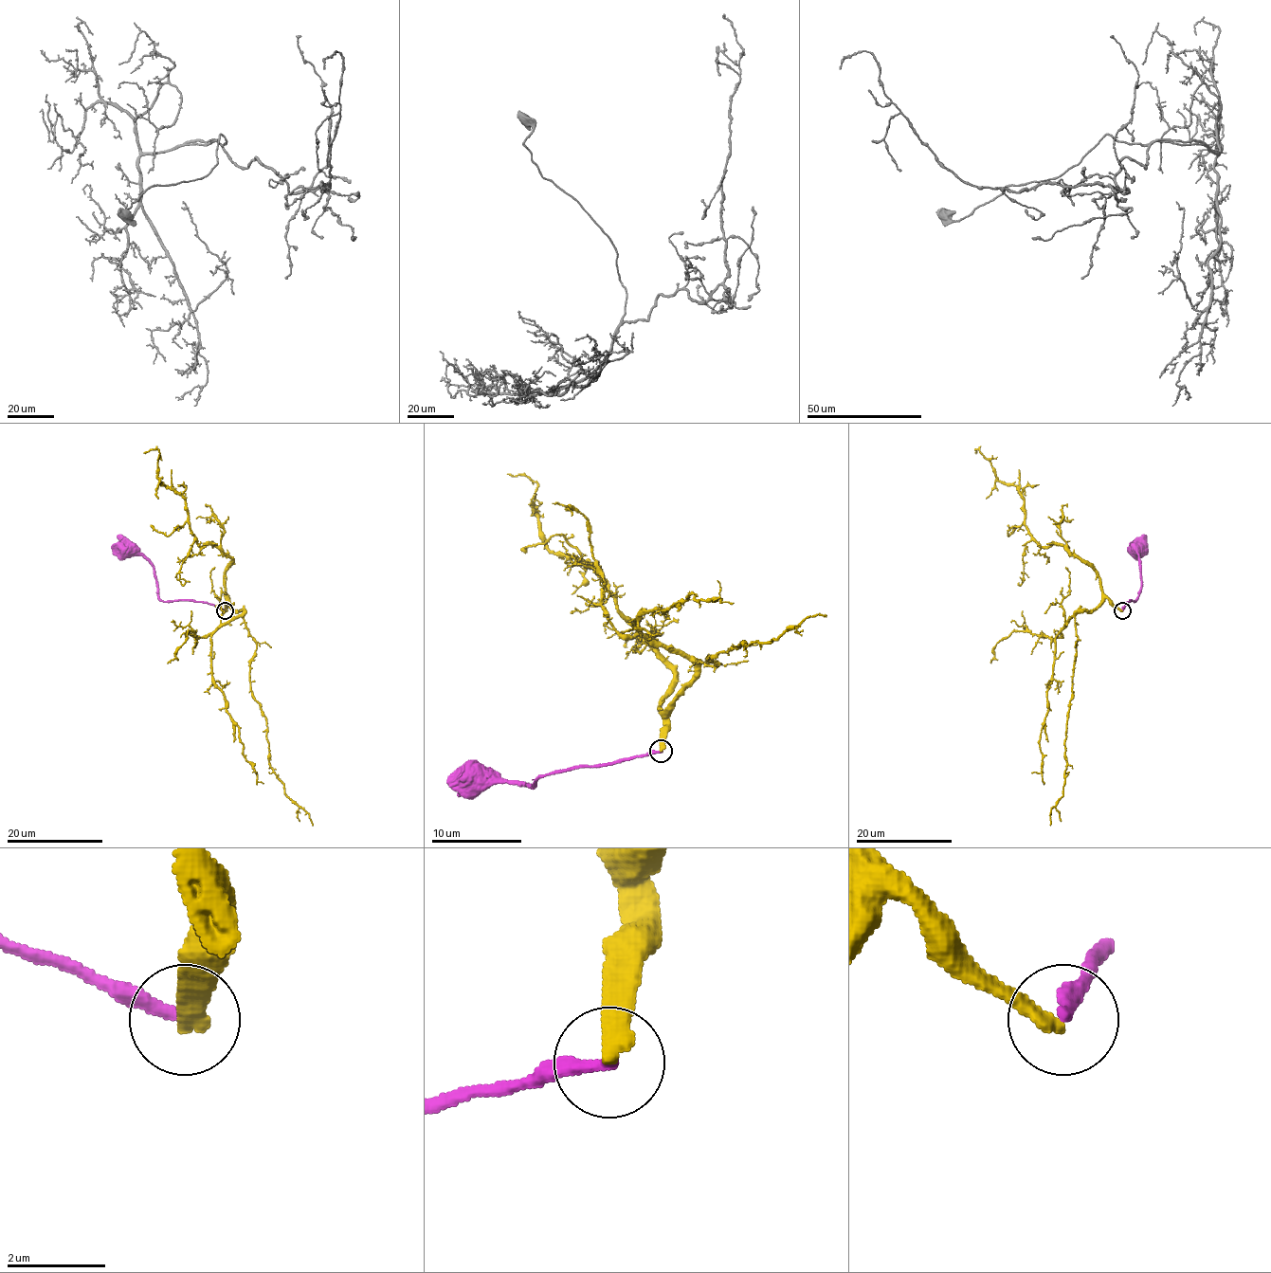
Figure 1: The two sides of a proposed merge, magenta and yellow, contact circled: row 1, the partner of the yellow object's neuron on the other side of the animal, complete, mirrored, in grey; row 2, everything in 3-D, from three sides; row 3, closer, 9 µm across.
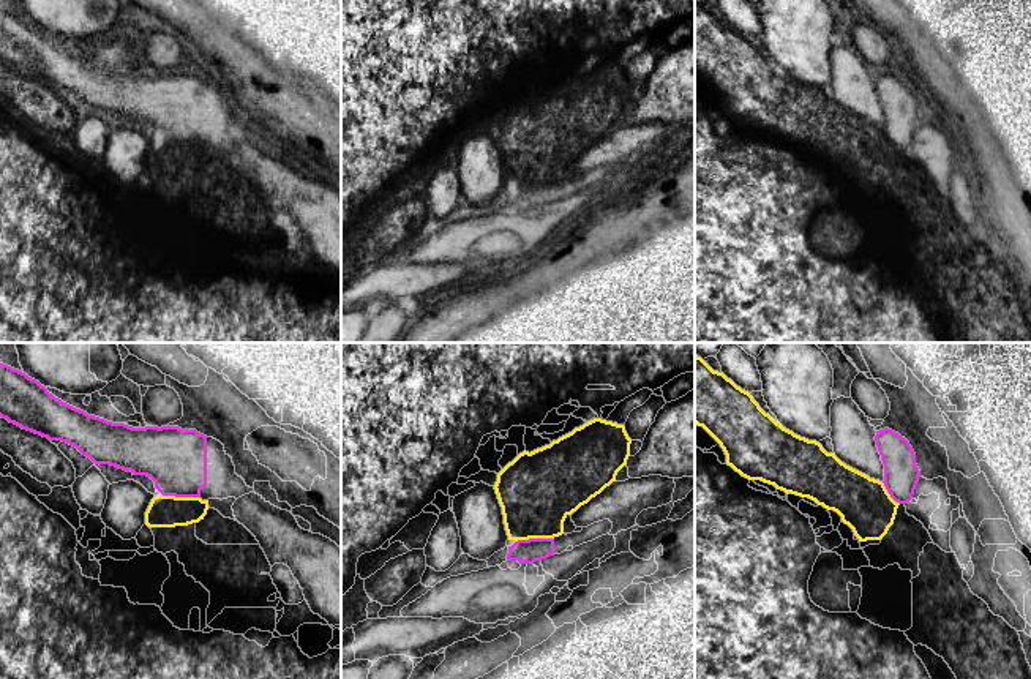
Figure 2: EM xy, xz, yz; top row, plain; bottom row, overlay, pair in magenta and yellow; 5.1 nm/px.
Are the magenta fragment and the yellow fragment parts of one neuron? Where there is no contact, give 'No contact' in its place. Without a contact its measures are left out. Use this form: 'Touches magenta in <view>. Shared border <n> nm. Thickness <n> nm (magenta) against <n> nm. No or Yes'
Touches magenta in xy. Shared border 190 nm. Thickness 320 nm (magenta) against 160 nm. No

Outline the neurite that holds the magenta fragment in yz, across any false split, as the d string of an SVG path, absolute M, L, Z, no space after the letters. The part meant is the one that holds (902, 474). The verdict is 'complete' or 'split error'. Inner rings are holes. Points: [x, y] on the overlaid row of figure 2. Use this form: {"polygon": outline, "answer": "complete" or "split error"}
{"polygon": "M889 428L876 431L875 441L884 464L883 483L887 493L895 502L908 504L920 477L913 447Z", "answer": "complete"}

